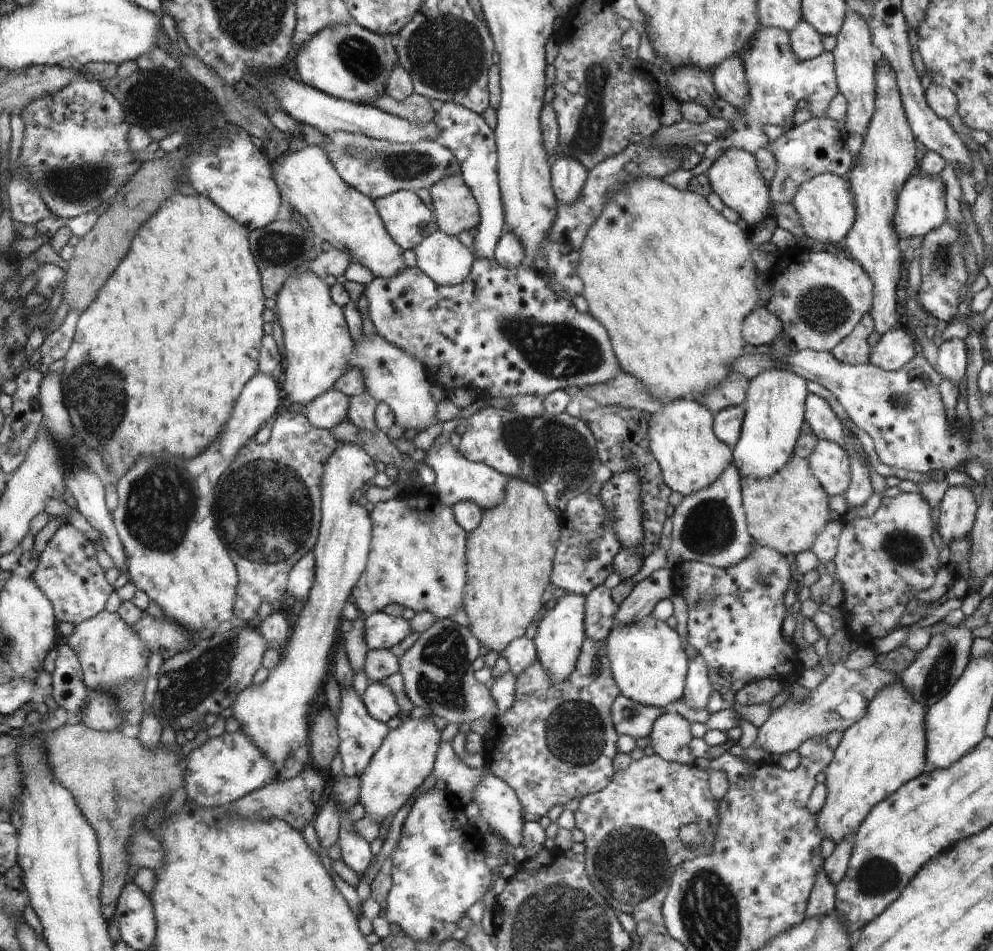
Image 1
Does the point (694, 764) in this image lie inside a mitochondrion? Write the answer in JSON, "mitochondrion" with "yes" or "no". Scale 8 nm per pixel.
{"mitochondrion":"no"}

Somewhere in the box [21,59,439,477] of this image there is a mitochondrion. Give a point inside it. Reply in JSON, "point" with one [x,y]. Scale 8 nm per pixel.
{"point":[162,100]}

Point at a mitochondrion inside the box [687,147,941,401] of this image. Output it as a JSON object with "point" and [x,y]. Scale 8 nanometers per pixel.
{"point":[822,308]}

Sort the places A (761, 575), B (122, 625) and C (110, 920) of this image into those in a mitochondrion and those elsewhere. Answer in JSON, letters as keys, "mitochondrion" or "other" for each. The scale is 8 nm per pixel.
{"A":"mitochondrion","B":"other","C":"other"}

